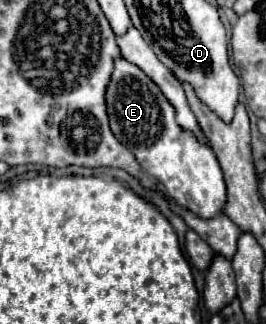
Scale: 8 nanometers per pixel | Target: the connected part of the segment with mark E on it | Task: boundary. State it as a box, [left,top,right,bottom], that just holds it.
[105,57,225,217]

